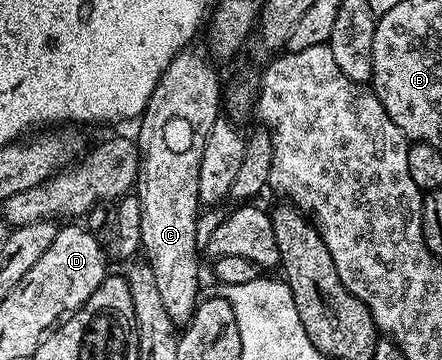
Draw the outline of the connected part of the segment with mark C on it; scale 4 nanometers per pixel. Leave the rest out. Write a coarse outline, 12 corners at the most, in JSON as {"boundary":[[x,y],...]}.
{"boundary":[[185,49],[139,120],[140,244],[166,313],[200,292],[198,169],[222,83]]}

